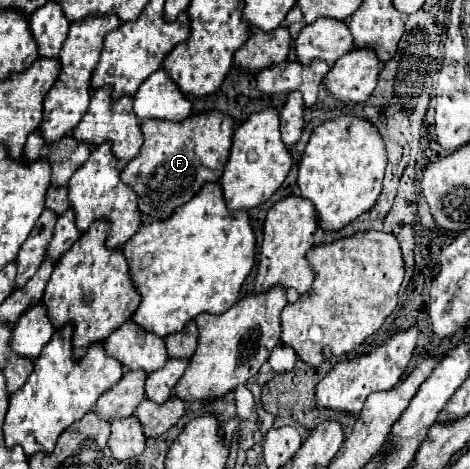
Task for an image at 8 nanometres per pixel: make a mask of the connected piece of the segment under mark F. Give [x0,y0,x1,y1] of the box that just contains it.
[122,112,234,220]

